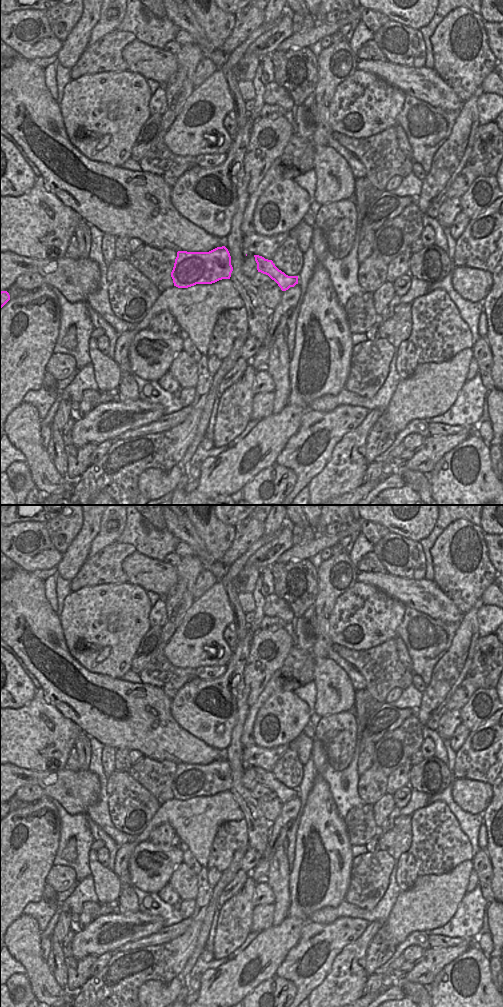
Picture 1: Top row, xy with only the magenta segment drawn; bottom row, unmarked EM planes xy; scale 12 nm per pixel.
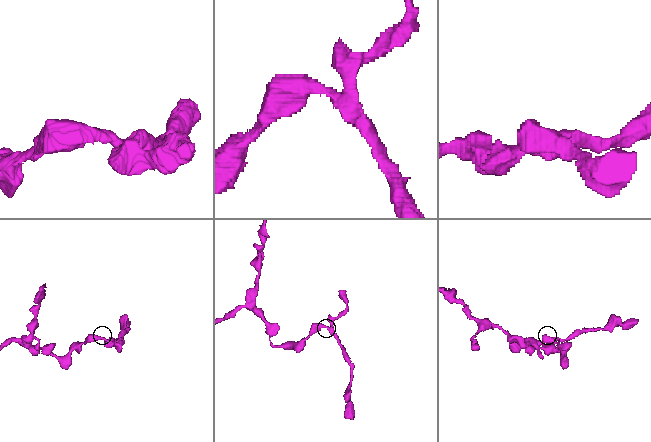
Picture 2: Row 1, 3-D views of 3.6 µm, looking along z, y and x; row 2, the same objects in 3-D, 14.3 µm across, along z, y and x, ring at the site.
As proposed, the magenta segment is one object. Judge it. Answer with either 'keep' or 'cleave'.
keep

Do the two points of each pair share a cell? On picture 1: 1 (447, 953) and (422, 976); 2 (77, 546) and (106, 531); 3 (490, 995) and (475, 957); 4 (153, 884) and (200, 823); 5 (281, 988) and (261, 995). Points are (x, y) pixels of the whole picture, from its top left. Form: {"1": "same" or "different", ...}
{"1": "same", "2": "different", "3": "same", "4": "different", "5": "same"}

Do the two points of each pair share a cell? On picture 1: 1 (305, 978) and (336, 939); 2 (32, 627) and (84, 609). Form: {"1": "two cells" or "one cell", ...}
{"1": "one cell", "2": "two cells"}

